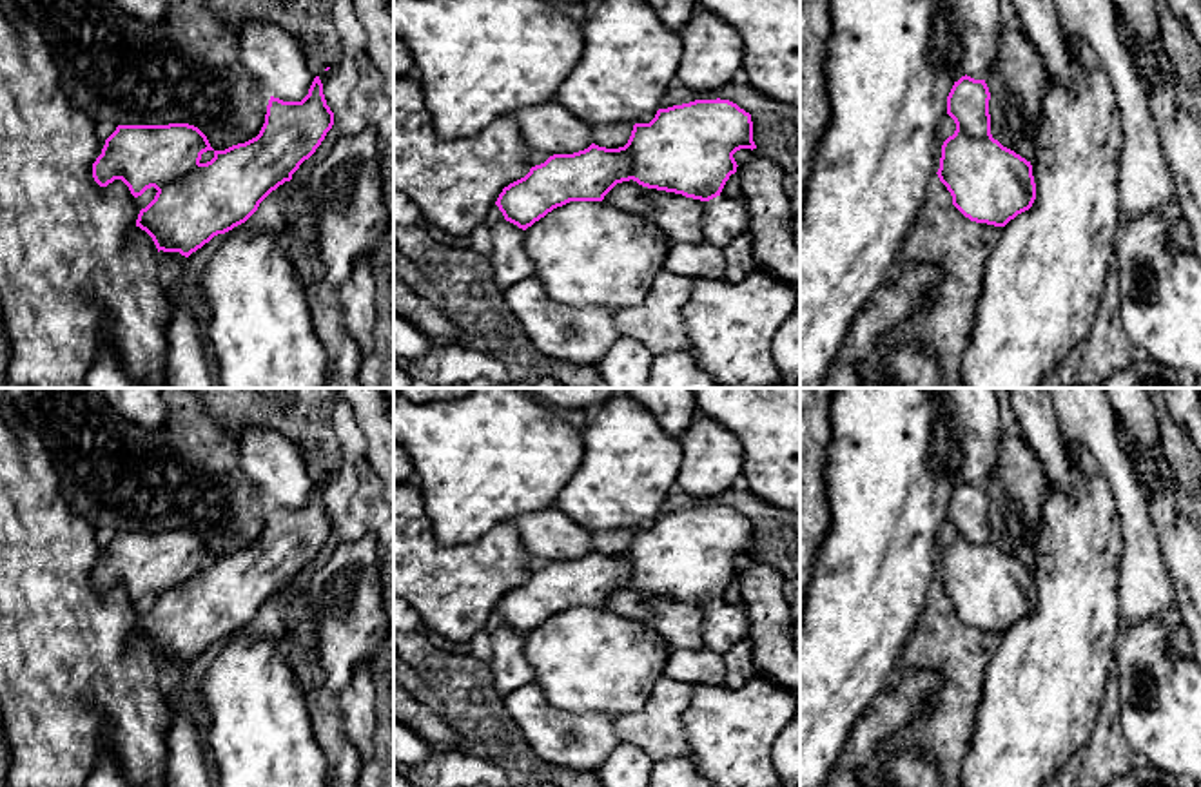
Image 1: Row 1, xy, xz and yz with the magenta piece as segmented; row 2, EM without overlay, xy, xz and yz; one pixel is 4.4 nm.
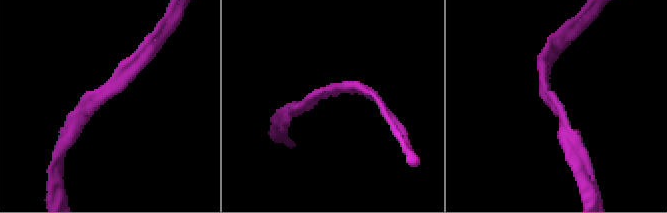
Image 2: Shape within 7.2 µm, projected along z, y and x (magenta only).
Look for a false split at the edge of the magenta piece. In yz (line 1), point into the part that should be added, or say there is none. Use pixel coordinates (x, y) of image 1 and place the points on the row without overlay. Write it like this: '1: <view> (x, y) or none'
1: none

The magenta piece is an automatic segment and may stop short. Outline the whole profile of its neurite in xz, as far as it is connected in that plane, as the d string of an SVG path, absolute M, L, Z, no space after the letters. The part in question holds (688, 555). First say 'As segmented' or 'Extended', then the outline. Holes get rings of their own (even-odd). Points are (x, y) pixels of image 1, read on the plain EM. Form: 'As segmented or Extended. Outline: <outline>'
As segmented. Outline: M695 506L659 515L649 530L635 530L624 553L606 555L591 549L573 560L553 560L544 569L510 589L495 611L504 626L526 636L557 613L570 607L602 607L622 588L709 607L720 602L726 588L737 578L733 560L757 555L751 520L729 506Z

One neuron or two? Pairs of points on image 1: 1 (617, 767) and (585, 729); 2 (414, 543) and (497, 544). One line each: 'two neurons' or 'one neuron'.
1: two neurons
2: one neuron

